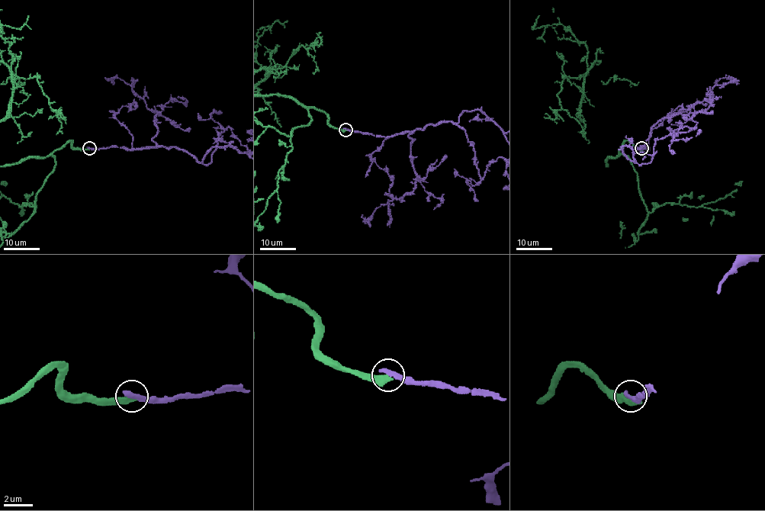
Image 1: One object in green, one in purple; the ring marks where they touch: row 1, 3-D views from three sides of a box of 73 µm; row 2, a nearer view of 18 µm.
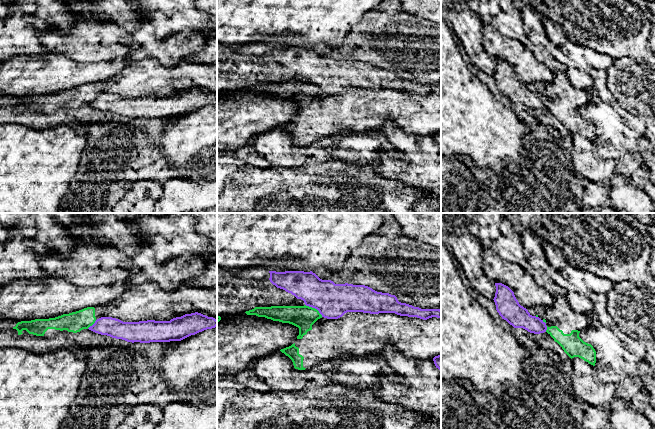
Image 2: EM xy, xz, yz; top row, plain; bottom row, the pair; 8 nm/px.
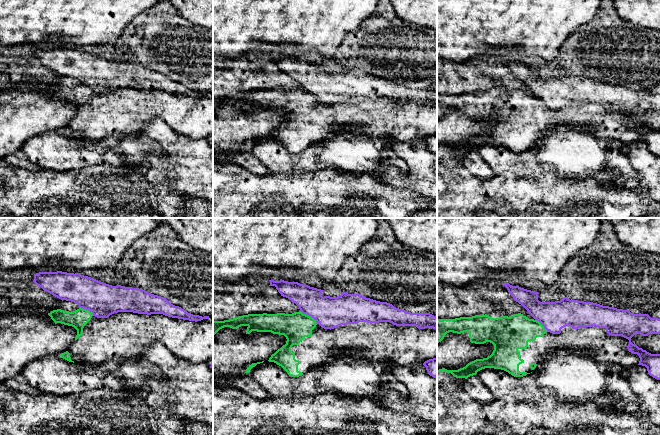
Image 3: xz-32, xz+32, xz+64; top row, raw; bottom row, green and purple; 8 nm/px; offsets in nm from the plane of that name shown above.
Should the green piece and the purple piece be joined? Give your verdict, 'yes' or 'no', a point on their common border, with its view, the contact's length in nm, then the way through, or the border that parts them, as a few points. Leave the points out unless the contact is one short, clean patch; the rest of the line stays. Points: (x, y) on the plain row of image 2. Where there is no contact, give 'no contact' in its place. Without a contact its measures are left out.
no; contact xz (314, 84); length 170 nm; border xz (305, 80), (314, 83), (322, 92)

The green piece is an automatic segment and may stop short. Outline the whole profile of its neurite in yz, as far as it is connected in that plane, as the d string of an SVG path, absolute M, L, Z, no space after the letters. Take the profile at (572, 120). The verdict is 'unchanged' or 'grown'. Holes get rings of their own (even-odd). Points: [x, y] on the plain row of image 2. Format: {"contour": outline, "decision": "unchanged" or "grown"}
{"contour": "M561 71L555 73L552 82L534 82L527 86L546 99L546 108L571 135L579 133L595 142L595 125L579 113L579 109L593 99L589 91L573 87L566 73Z", "decision": "grown"}

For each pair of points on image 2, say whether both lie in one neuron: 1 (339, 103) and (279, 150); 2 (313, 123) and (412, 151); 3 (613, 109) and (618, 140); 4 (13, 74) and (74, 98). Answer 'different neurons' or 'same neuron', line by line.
1: different neurons
2: different neurons
3: same neuron
4: different neurons

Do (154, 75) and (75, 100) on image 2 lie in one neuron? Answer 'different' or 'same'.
same

